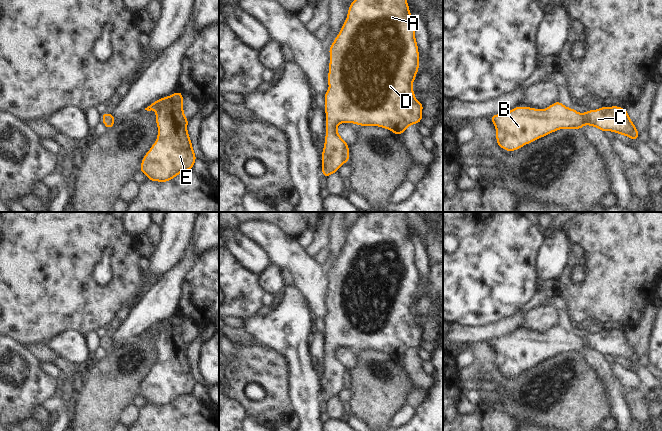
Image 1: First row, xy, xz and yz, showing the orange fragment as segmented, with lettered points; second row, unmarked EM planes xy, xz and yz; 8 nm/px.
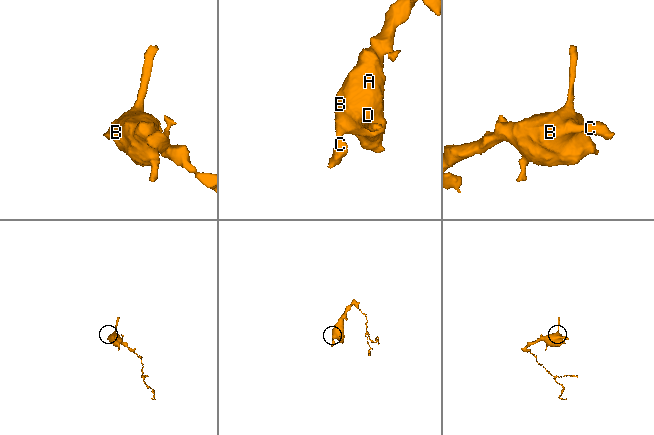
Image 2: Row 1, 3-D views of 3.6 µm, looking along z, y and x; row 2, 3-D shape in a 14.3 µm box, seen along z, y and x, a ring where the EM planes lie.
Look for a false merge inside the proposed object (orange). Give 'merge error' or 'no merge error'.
no merge error

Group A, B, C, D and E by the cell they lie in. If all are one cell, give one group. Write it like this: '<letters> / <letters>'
A B C D E

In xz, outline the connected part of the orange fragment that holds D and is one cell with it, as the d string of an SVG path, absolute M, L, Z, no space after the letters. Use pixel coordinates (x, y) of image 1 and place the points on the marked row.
M354 0L349 5L347 18L329 48L329 90L324 94L326 137L322 150L322 175L326 178L350 160L349 145L338 134L337 126L347 122L359 126L379 126L401 135L411 124L423 118L423 103L415 99L412 89L419 70L419 51L415 38L415 21L407 0Z

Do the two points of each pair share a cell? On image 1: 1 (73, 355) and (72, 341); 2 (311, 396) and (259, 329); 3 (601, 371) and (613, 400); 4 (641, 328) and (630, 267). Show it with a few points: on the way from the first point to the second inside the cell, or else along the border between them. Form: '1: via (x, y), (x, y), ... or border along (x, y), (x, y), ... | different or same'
1: via (73, 352), (72, 344) | same
2: via (304, 378), (301, 364), (277, 340) | same
3: via (606, 378), (613, 389), (613, 393) | same
4: border along (648, 304), (643, 318), (625, 331) | different

